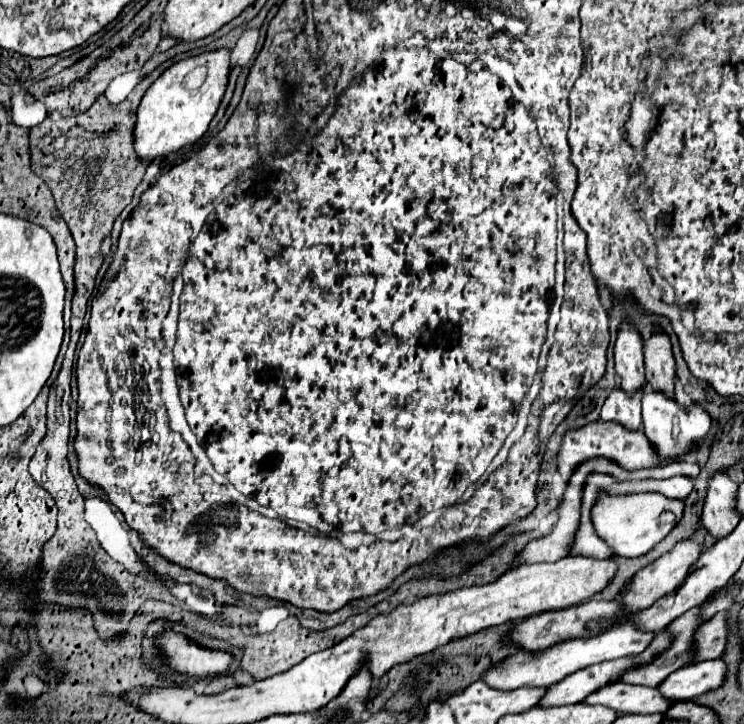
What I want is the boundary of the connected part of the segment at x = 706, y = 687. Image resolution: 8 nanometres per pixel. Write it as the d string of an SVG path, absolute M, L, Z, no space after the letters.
M724 660L696 662L672 672L658 688L666 698L694 700L700 694L720 688L726 680L726 670L728 666Z

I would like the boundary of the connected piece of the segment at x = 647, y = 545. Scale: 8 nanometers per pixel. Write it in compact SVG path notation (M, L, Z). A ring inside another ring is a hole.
M626 494L626 496L600 496L594 512L592 512L592 524L596 528L596 534L610 544L618 556L624 558L636 558L646 552L650 552L656 544L660 544L668 532L678 524L684 512L682 500L672 500L662 494ZM662 512L674 512L676 522L674 524L662 524L658 516Z

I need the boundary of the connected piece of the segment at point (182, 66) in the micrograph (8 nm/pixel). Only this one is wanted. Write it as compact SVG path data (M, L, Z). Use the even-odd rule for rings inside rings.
M218 48L200 56L184 58L164 70L140 102L134 128L136 152L142 158L156 160L160 156L168 156L170 152L178 152L180 148L190 146L202 138L220 106L230 68L230 48Z

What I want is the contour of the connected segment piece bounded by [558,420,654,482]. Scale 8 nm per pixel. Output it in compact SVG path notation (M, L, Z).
M602 420L592 422L580 430L570 430L564 434L562 440L562 448L558 454L558 472L562 474L564 482L570 480L572 472L594 458L608 458L612 462L616 462L620 468L624 470L638 470L638 468L650 468L654 466L654 456L650 452L650 442L646 440L646 436L642 436L642 430L638 432L626 432L626 428L618 428L616 424L604 424Z

